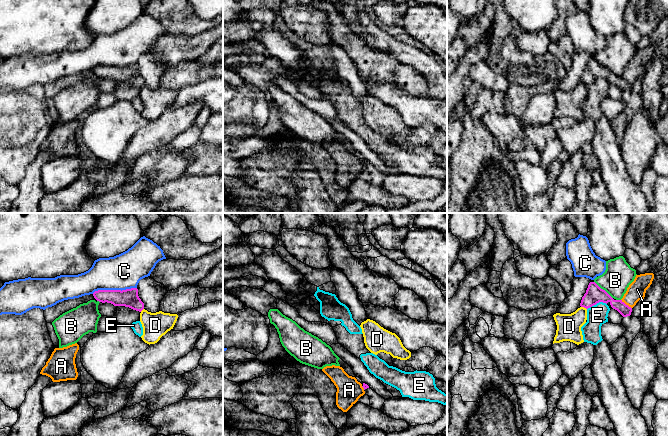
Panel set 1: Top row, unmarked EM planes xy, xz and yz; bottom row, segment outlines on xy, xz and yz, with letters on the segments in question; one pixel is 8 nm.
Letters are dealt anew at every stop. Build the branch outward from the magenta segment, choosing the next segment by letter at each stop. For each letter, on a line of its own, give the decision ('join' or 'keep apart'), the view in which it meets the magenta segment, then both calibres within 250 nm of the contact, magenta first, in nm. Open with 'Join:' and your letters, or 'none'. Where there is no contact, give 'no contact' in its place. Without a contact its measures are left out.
Join: none
A: keep apart | yz | 120/140 nm
B: keep apart | yz | 150/220 nm
C: keep apart | xy | 140/280 nm
D: keep apart | yz | 150/190 nm
E: keep apart | yz | 150/160 nm

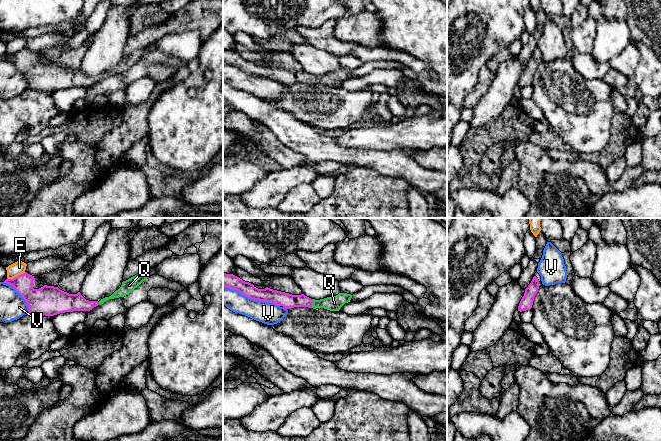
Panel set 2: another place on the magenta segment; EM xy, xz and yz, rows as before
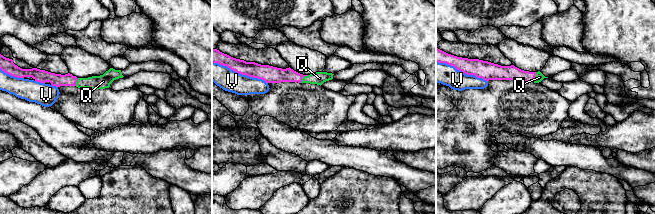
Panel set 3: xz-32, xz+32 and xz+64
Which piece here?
Join: Q
E: keep apart | xy | 180/110 nm
Q: join | xz | 120/120 nm
V: keep apart | xz | 120/180 nm

